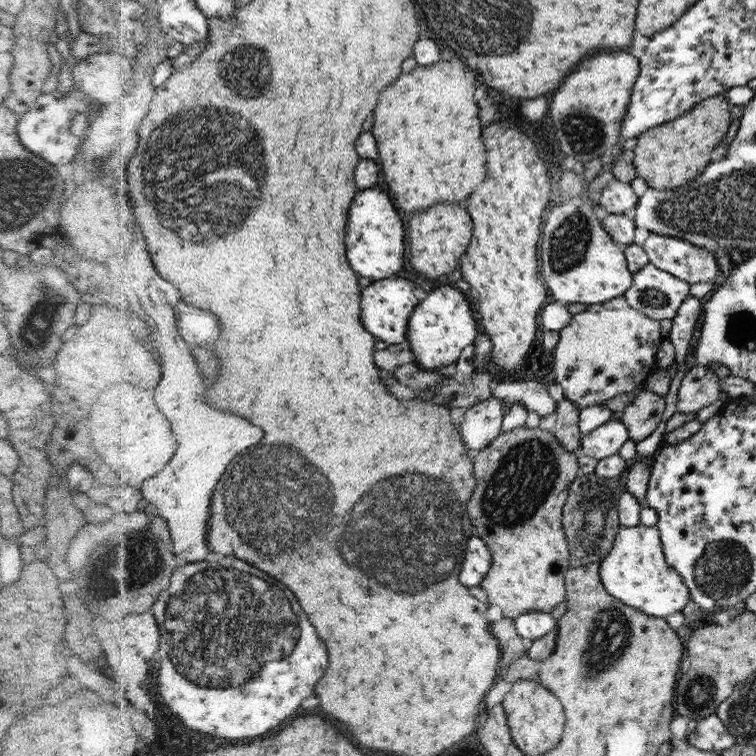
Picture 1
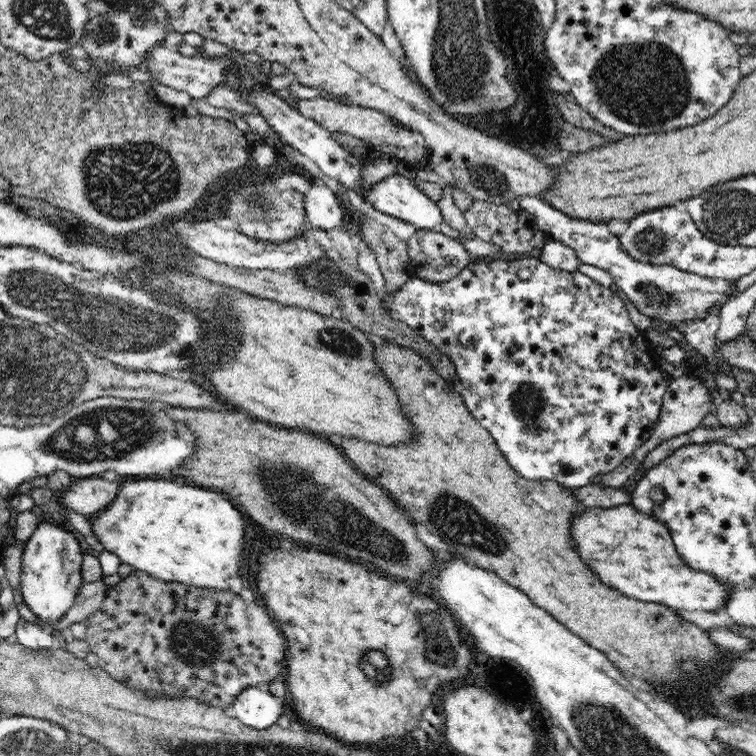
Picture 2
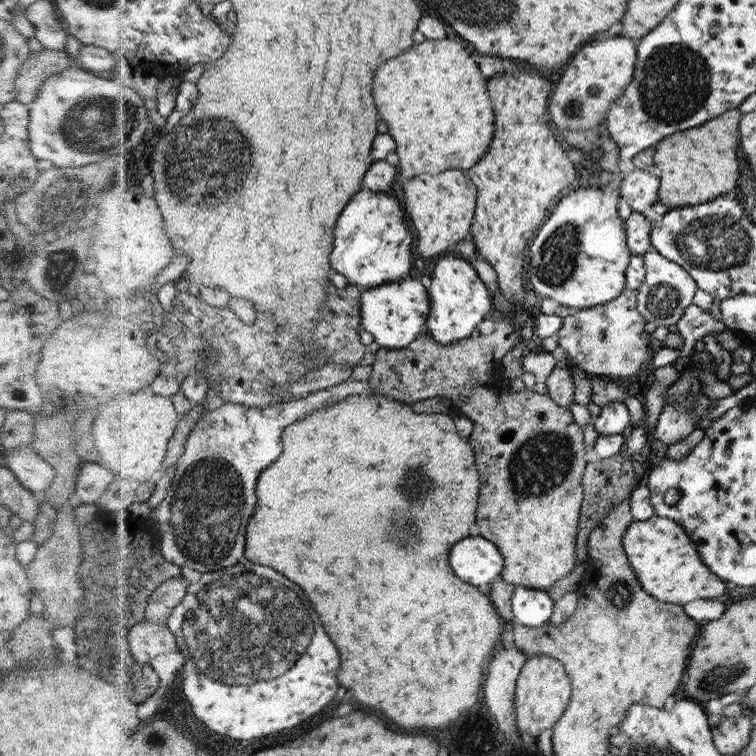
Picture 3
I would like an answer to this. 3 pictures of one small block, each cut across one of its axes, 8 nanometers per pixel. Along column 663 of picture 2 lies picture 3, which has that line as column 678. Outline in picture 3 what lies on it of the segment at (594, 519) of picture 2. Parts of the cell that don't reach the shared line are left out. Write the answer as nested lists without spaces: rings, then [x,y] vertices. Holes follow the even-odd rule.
[[[654,514],[648,520],[635,521],[624,534],[623,544],[641,586],[648,594],[656,594],[659,602],[685,606],[696,598],[718,598],[728,590],[727,582],[702,561],[692,538],[674,519]]]

